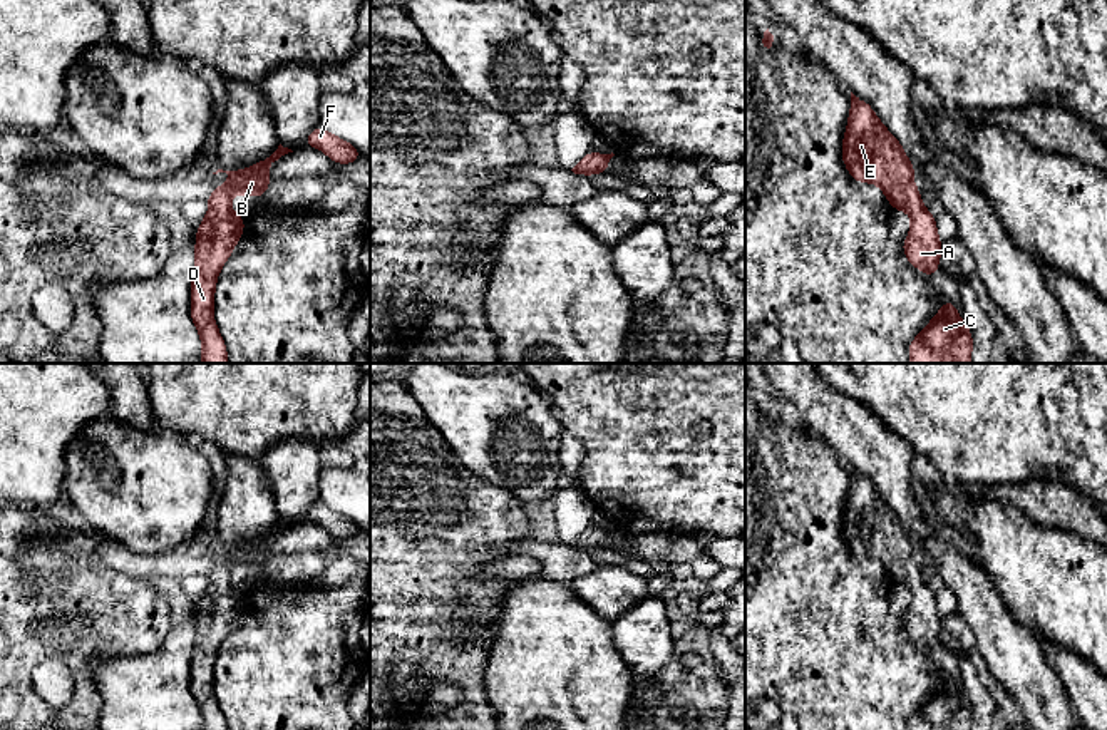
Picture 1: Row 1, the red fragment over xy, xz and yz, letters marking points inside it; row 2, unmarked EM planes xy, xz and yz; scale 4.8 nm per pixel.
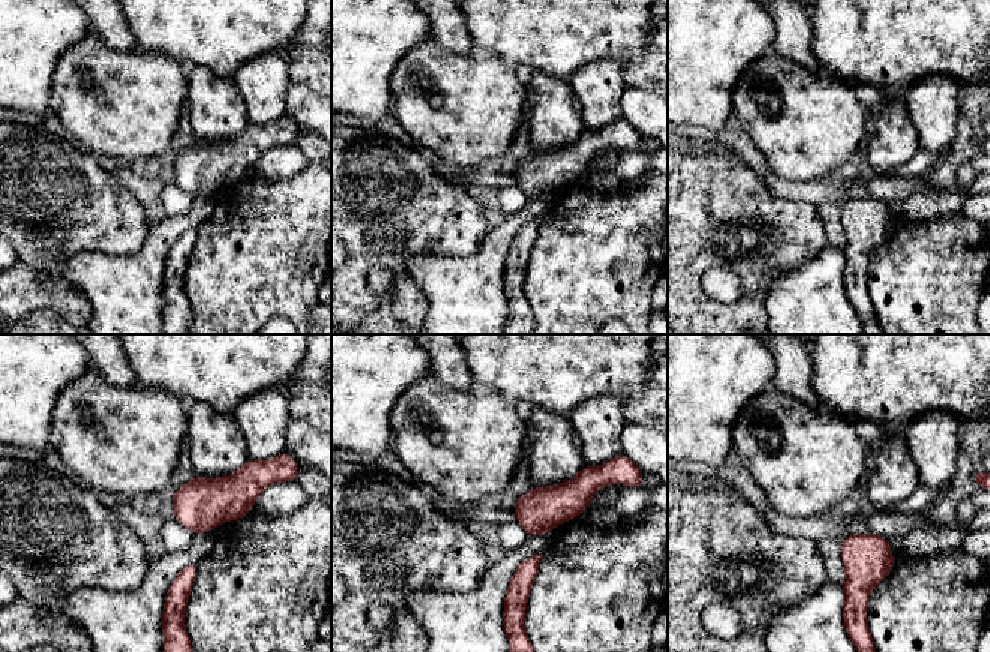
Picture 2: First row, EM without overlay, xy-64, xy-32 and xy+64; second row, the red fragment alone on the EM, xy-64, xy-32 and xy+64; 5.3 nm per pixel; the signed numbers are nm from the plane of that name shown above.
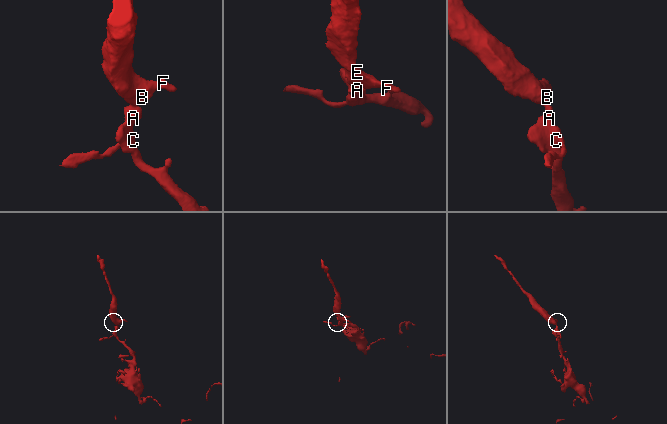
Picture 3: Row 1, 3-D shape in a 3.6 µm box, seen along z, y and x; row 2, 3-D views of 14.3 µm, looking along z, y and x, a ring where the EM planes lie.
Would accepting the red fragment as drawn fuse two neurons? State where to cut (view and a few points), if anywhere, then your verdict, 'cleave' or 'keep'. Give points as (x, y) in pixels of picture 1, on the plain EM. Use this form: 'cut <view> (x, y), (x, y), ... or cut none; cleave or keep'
cut none; keep

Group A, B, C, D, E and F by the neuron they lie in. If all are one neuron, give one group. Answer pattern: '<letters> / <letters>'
A B C D E F

